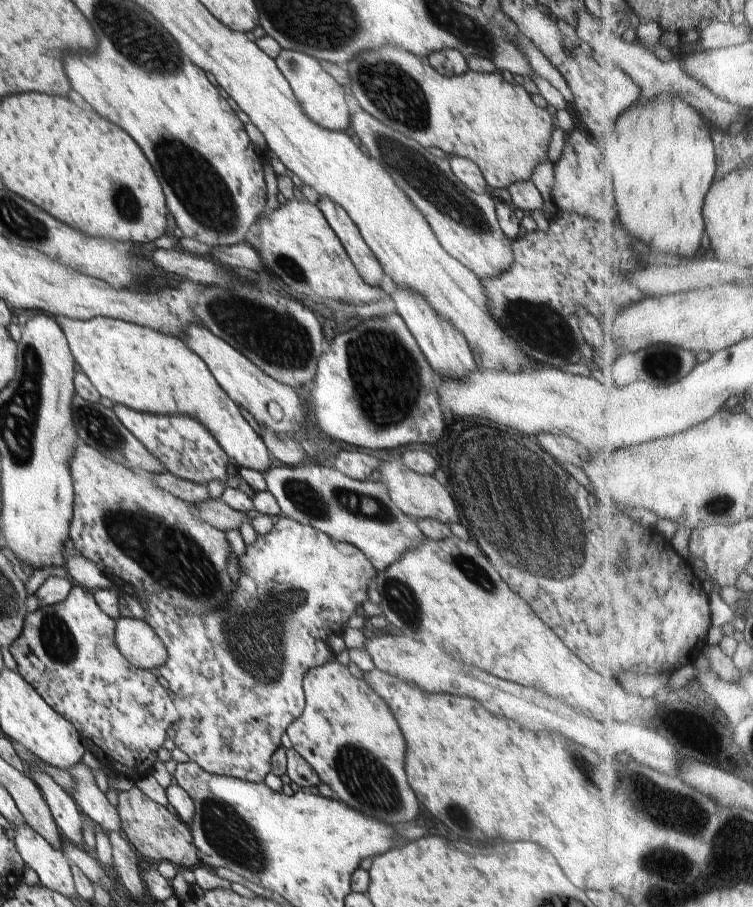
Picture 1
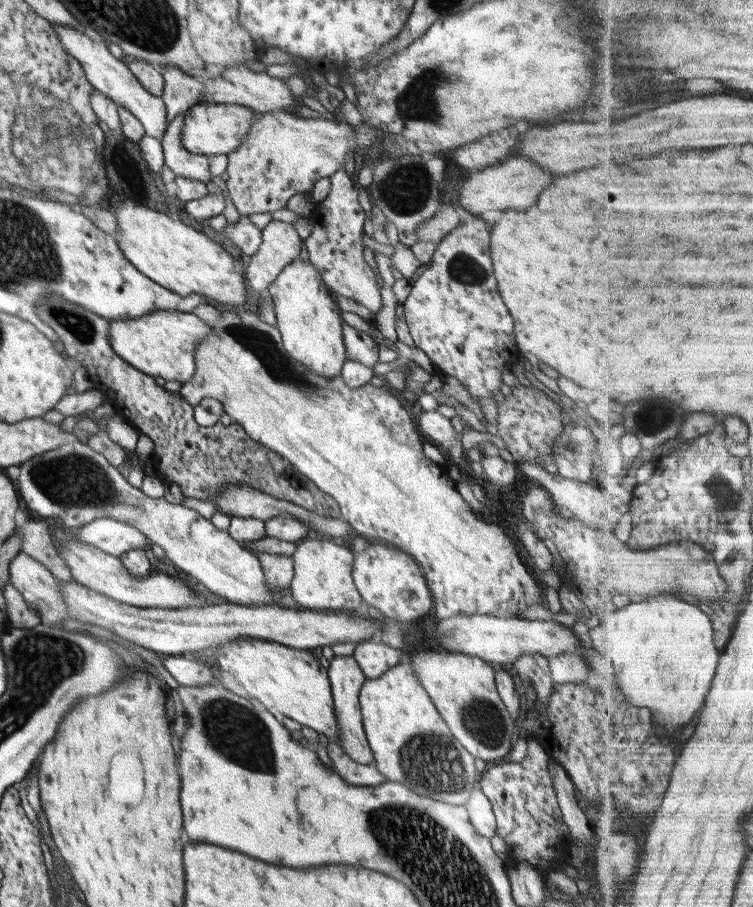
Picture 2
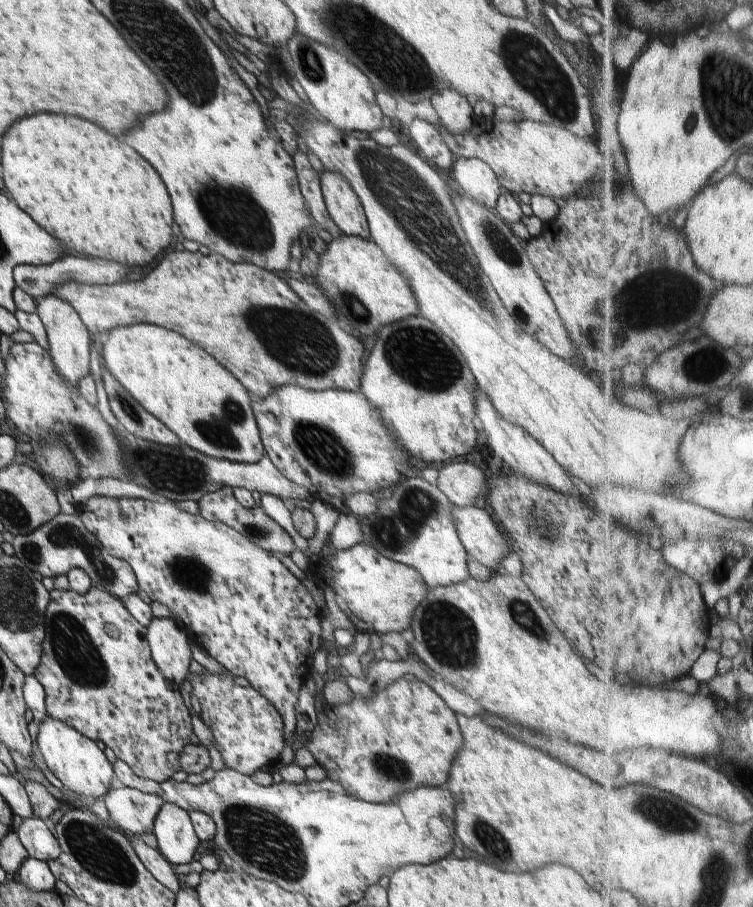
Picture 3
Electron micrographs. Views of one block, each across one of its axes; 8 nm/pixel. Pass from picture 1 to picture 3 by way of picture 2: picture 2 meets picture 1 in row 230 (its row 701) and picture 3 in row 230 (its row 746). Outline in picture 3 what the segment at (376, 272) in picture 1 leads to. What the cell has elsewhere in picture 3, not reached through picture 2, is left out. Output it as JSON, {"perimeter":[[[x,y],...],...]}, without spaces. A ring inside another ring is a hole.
{"perimeter":[[[326,169],[319,176],[327,211],[344,235],[371,240],[369,222],[360,197],[338,171]]]}

